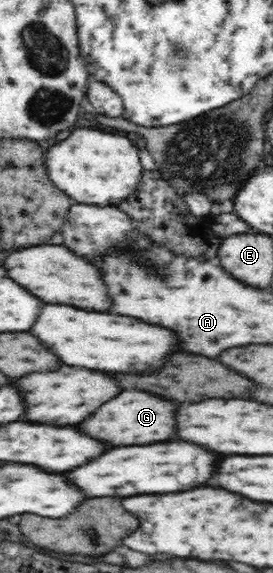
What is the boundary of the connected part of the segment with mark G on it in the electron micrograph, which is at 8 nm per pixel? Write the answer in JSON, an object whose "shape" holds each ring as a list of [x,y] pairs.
{"shape":[[[145,391],[123,393],[111,403],[103,405],[95,417],[81,425],[81,431],[107,441],[111,445],[143,445],[143,443],[159,443],[173,439],[171,435],[171,407],[175,407],[169,399],[159,399],[157,395]]]}

